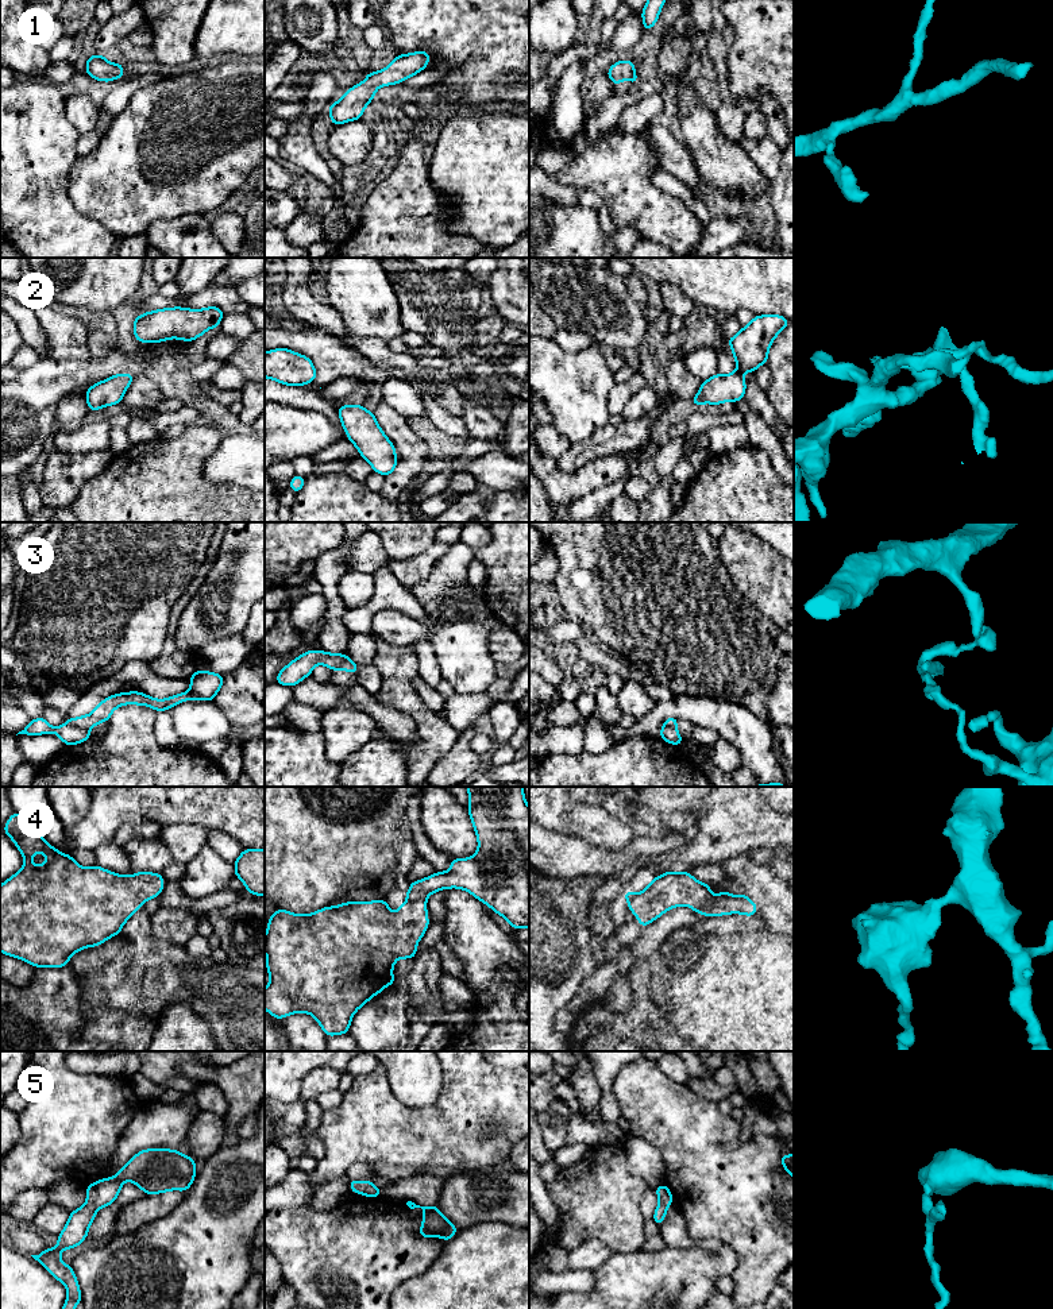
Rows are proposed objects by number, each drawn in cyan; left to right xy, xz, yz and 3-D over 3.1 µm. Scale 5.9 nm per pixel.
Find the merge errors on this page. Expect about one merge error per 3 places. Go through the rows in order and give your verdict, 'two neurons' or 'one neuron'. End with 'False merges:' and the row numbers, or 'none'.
1: one neuron
2: one neuron
3: two neurons
4: one neuron
5: one neuron
False merges: 3

